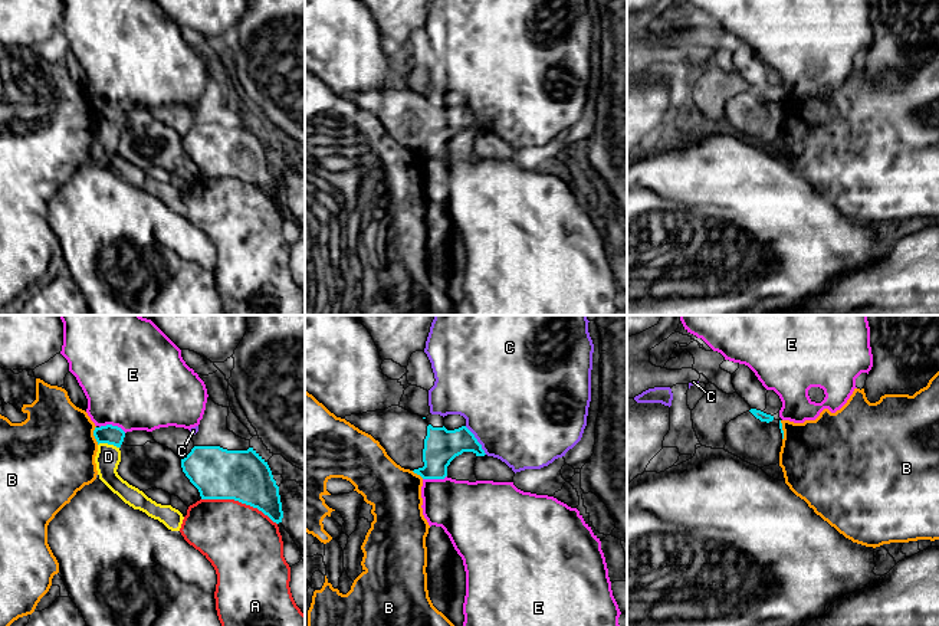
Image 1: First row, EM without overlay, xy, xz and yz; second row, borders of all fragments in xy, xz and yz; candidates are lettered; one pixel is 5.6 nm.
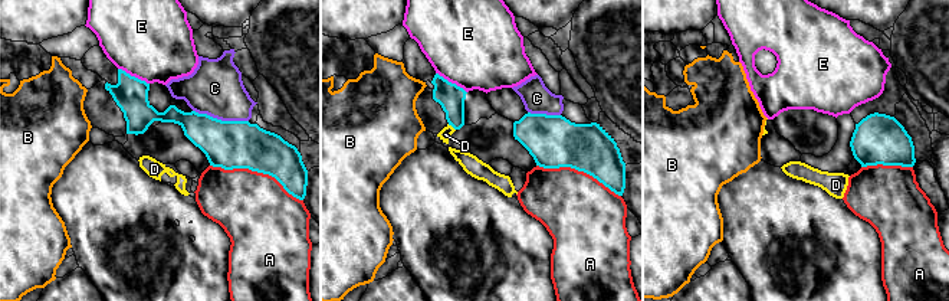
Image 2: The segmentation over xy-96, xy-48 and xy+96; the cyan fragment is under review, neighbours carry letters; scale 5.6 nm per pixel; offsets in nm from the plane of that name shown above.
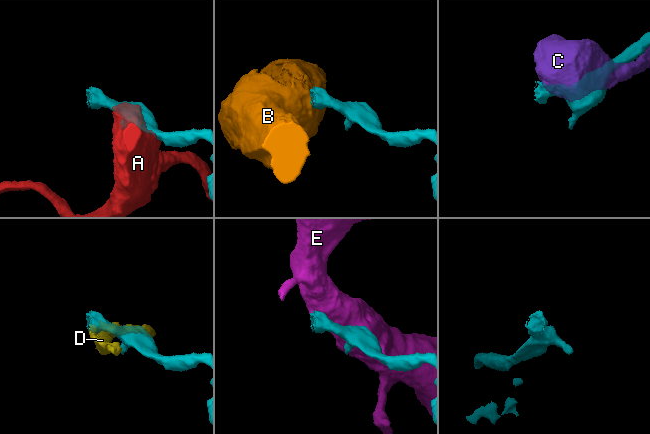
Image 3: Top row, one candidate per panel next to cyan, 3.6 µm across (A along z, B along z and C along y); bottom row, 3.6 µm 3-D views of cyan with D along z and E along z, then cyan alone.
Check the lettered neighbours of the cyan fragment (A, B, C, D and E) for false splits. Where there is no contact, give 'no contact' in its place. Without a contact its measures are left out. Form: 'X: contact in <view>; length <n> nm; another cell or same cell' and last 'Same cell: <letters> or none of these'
A: contact in xy; length 440 nm; another cell
B: contact in xy; length 110 nm; another cell
C: contact in xz; length 200 nm; another cell
D: contact in xy; length 120 nm; another cell
E: contact in xy; length 160 nm; another cell
Same cell: none of these

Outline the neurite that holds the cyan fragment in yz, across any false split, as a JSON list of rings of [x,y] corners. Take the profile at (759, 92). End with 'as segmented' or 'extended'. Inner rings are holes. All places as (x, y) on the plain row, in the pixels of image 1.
[[[761,88],[730,98],[725,106],[725,128],[758,145],[779,141],[784,117],[781,98]]]; extended

